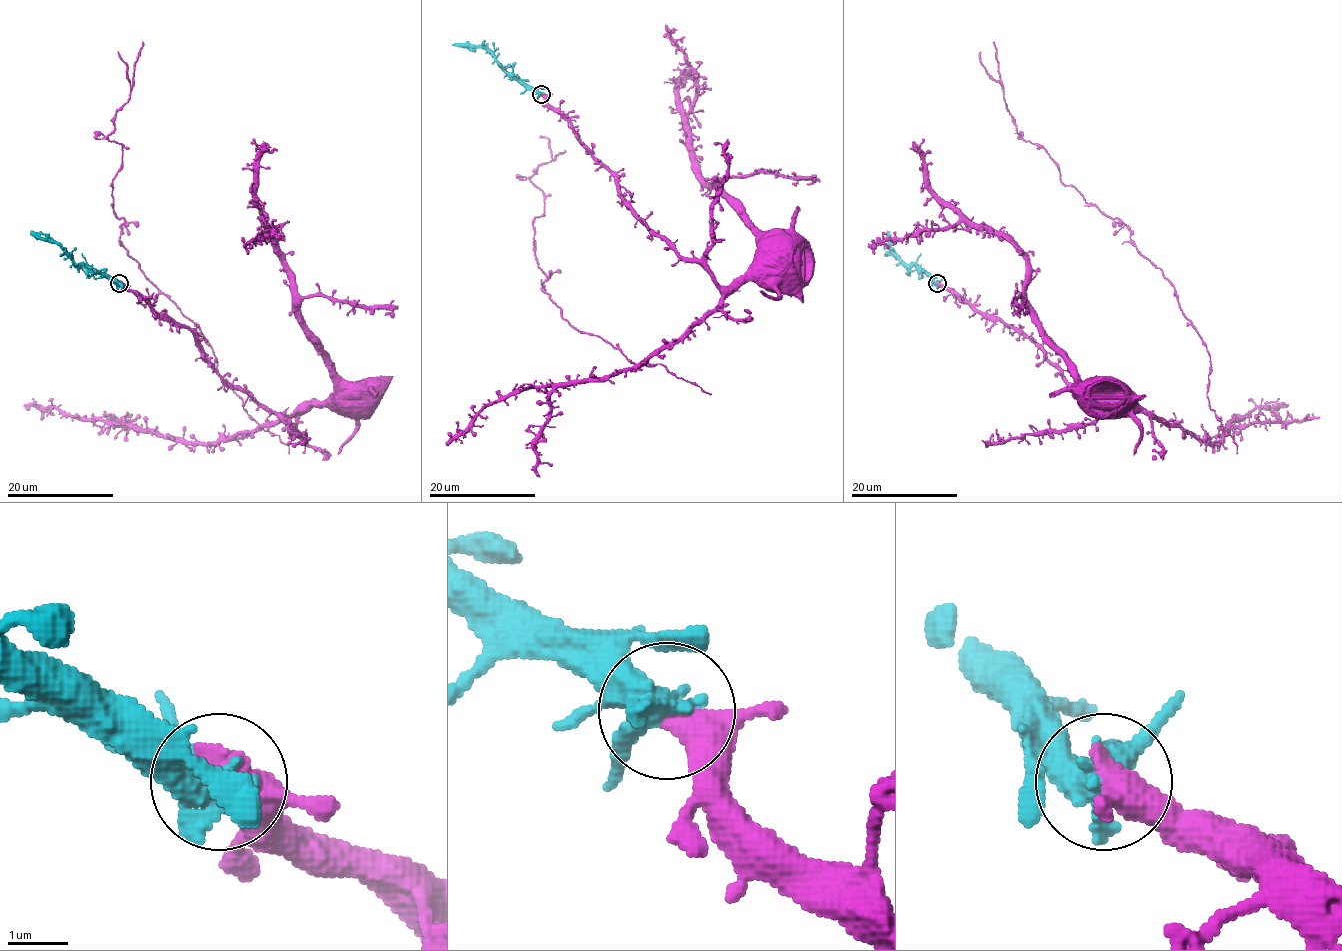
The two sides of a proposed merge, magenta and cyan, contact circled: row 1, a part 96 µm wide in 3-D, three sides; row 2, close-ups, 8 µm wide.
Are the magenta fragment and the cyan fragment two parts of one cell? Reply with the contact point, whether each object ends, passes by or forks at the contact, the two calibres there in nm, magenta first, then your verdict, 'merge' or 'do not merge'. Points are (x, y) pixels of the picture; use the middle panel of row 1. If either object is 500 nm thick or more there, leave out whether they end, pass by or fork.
at (541, 94); 550 nm thick on the magenta side, 400 nm on the other; merge

